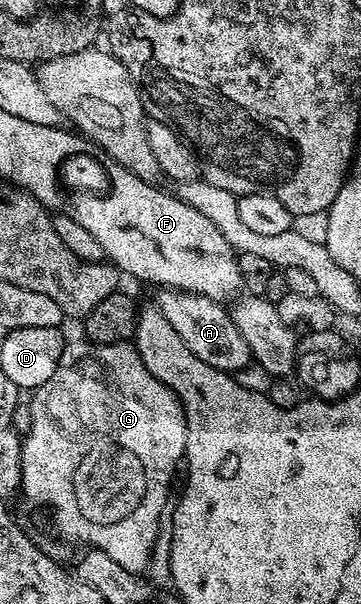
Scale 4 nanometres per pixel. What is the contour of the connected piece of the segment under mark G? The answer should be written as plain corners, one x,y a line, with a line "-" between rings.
79,340
80,342
69,341
65,345
60,366
31,395
32,398
32,427
22,438
20,448
20,459
22,460
22,480
20,488
23,497
28,497
36,506
49,506
52,509
52,518
56,521
56,526
72,542
85,542
85,547
94,550
104,550
114,564
122,564
132,574
143,575
144,569
148,566
148,561
152,558
152,549
156,546
156,541
160,538
160,521
165,521
168,506
168,493
172,490
172,477
176,474
176,465
183,463
186,458
186,436
188,435
188,421
184,415
184,405
180,403
169,386
162,384
142,364
136,347
132,344
121,344
118,346
103,346
97,342

